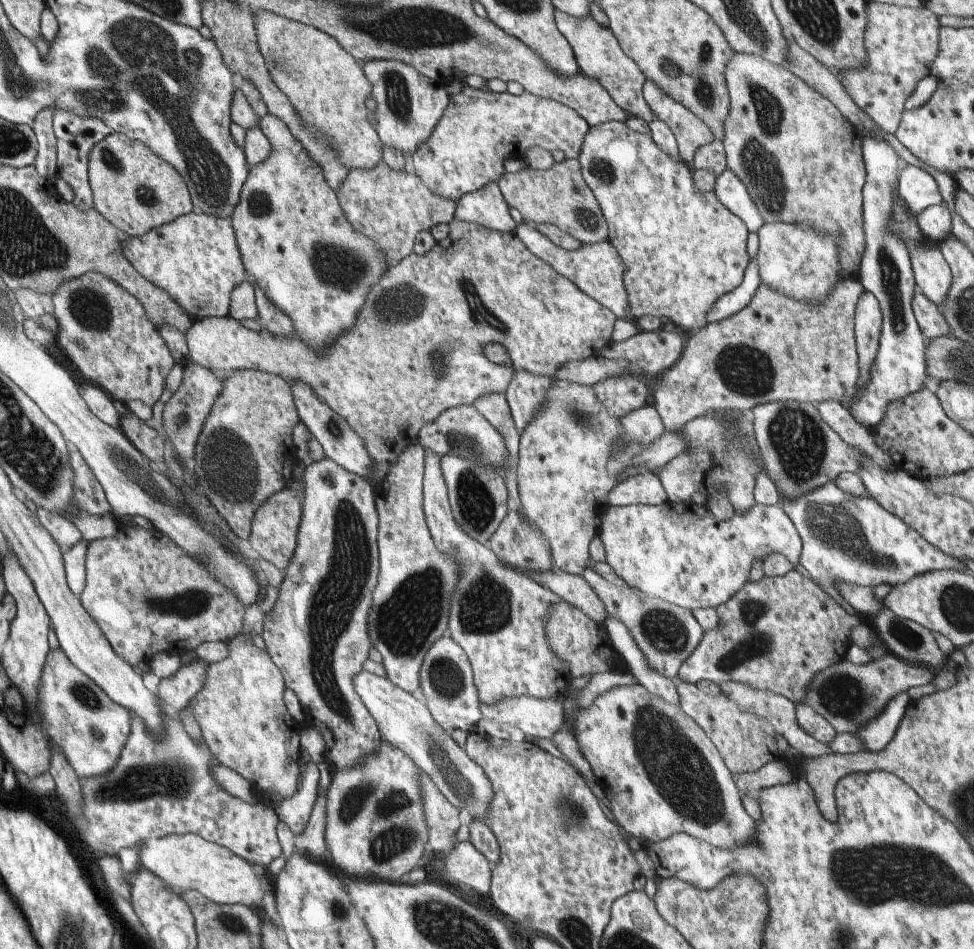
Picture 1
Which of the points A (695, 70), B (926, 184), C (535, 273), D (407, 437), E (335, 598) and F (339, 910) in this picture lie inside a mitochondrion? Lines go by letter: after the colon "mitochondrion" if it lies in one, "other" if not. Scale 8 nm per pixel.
A: mitochondrion
B: other
C: other
D: other
E: mitochondrion
F: mitochondrion

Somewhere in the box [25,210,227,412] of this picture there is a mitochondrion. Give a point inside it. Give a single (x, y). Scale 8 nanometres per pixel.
(87, 306)

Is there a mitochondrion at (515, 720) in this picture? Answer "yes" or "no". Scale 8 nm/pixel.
no

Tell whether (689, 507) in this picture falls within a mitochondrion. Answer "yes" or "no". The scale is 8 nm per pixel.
no

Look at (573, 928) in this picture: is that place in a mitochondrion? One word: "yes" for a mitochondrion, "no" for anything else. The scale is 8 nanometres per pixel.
yes

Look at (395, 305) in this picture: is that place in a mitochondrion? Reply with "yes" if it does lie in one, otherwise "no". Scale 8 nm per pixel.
yes

